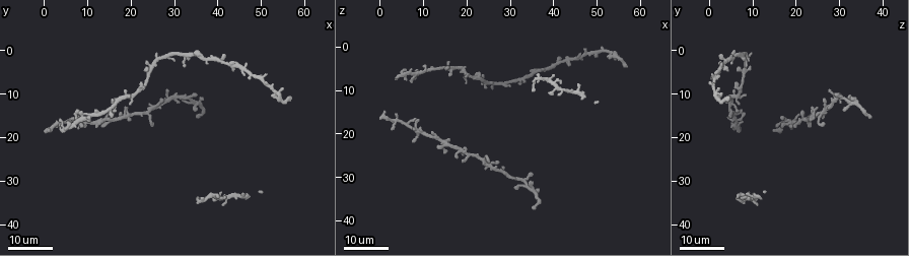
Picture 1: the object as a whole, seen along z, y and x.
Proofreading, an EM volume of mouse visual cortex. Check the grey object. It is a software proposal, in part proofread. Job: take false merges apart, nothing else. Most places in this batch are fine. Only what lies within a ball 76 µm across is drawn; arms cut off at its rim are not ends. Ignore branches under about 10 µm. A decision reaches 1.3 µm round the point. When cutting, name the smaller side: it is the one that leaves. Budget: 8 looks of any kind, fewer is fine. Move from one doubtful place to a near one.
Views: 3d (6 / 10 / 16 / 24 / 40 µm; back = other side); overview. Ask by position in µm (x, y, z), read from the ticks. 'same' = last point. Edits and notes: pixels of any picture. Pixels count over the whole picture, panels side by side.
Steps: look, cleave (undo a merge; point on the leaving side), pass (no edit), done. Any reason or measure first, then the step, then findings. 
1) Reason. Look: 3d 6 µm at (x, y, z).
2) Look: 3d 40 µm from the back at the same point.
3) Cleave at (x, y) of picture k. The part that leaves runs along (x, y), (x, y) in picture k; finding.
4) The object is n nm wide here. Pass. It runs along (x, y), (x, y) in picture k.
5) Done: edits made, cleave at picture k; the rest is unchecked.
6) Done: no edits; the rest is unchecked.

Look: 3d 24 µm at (50.5, 7.0, 1.5).

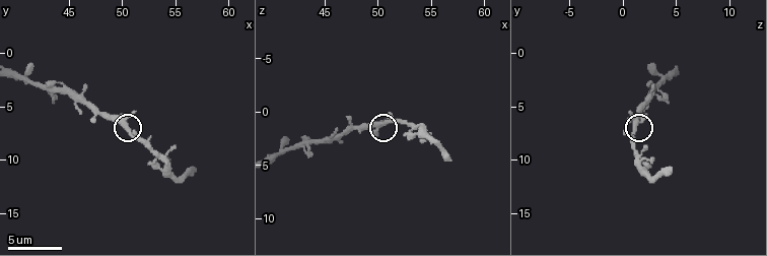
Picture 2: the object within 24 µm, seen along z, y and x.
Closer look. Look: 3d 10 µm at (50.2, 6.6, 1.2).

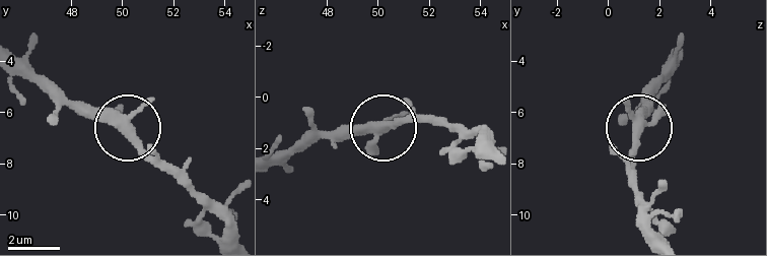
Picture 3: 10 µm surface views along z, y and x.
Pass. It runs along (681, 54), (644, 106), (631, 189) in picture 3; all the same neuron.

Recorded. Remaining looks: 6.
Calibre changes. Look: 3d 10 µm at (53.0, 10.4, 2.0).

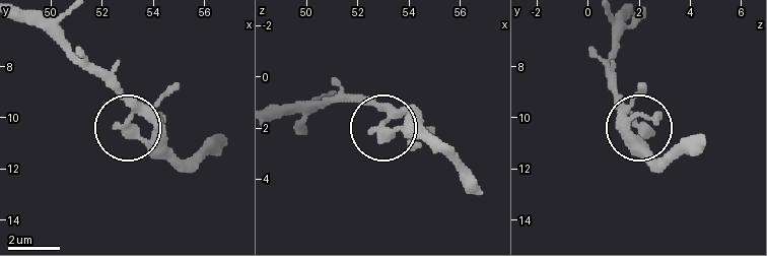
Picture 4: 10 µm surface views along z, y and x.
Look: 3d 6 µm at (53.1, 10.5, 2.0).

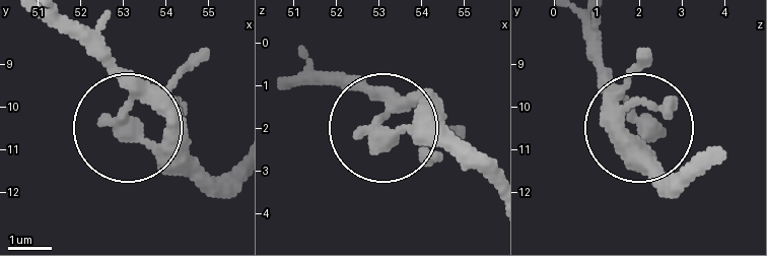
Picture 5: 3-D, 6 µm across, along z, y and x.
Pass. Continuous, no second neuron.

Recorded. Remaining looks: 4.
Look: 3d 24 µm at (22.5, 8.5, 6.5).

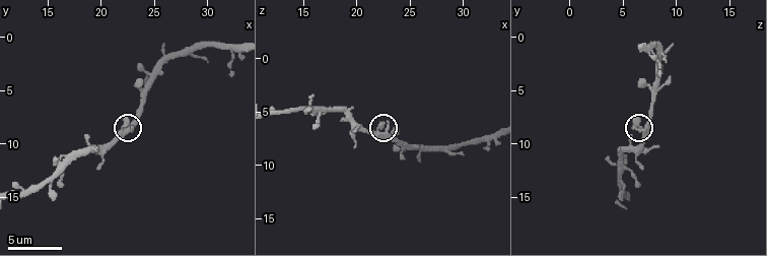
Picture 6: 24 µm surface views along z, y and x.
Look: 3d 10 µm at (23.0, 8.8, 6.8).

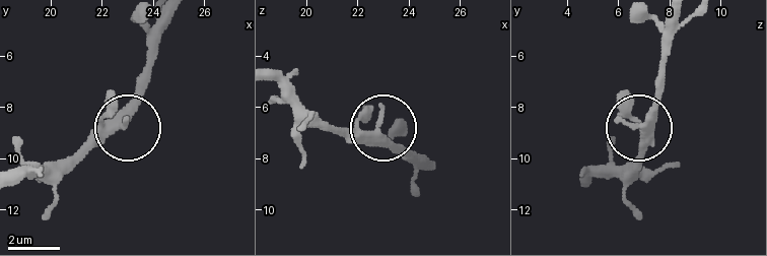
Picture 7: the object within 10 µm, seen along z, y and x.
3 arms meet here. Pass. Continuous, no second neuron.

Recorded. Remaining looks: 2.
Three arms meet. Look: 3d 24 µm at (33.5, 11.5, 31.0).

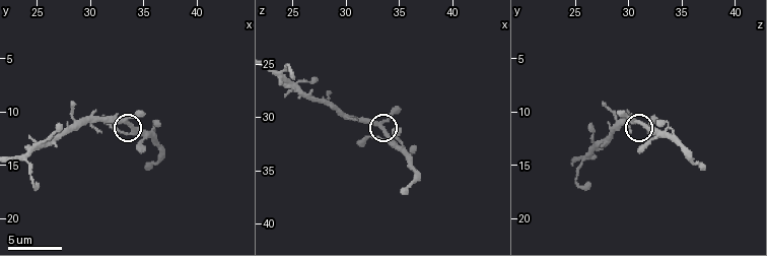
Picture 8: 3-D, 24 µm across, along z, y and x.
Look: 3d 10 µm at (33.6, 11.2, 31.2).

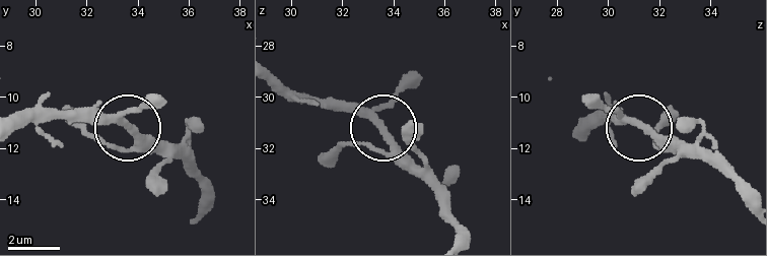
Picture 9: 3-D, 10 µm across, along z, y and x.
The object is 230 nm wide here. Pass. It runs along (17, 128), (38, 119), (116, 119), (142, 132), (166, 156) in picture 9; continuous, no second neuron.

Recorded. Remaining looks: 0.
Done: no edits; the rest is unchecked.

